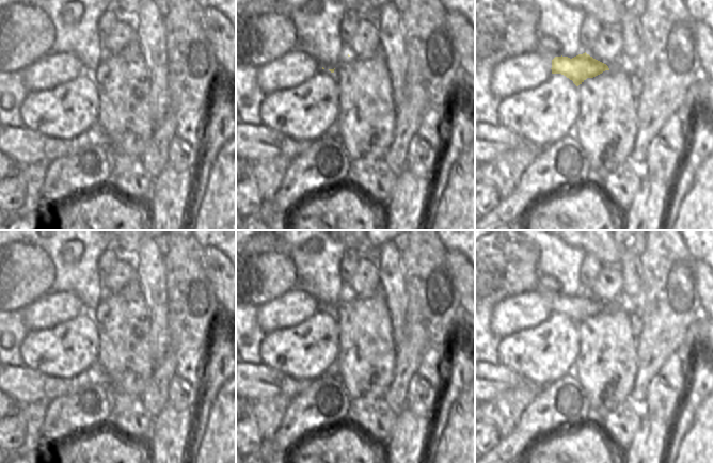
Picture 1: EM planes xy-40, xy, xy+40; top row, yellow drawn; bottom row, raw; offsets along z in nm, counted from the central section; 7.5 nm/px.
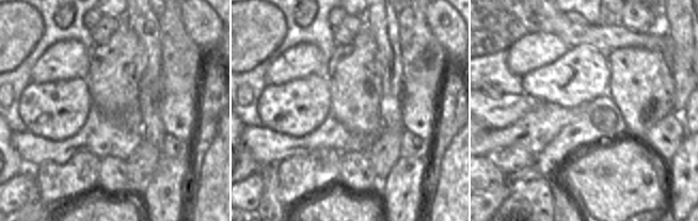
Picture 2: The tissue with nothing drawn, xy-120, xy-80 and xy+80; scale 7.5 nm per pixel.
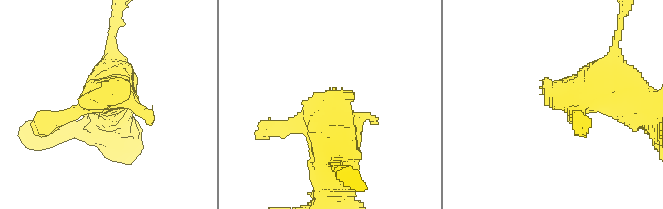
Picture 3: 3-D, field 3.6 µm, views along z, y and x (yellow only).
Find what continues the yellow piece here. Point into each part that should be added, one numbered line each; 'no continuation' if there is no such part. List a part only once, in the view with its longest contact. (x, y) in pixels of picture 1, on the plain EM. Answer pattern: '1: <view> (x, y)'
1: xy+40 (541, 354)

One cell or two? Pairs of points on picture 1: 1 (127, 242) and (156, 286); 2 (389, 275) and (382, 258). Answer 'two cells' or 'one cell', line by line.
1: two cells
2: one cell

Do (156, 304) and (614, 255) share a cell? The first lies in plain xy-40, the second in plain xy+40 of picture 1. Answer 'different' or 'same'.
different

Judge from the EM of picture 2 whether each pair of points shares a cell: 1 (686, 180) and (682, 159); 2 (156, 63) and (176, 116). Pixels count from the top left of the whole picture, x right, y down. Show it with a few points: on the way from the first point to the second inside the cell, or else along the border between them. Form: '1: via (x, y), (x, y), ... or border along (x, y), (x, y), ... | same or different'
1: via (682, 175), (682, 164) | same
2: border along (163, 93), (160, 99), (159, 117) | different

